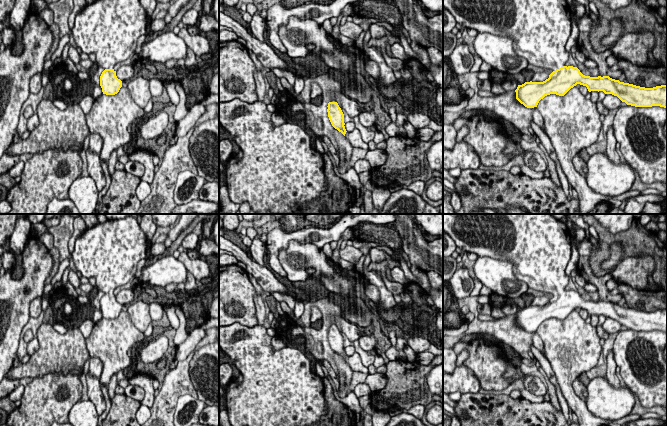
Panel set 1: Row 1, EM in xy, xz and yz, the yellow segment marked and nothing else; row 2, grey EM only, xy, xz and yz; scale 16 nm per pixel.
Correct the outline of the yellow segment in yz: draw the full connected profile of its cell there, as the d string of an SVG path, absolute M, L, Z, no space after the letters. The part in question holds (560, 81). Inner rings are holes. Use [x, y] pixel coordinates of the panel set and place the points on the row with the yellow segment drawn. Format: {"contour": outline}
{"contour": "M443 0L443 6L455 17L457 23L464 28L476 30L478 33L490 33L513 39L513 48L518 56L527 60L528 64L552 70L549 78L543 82L525 82L518 85L516 99L527 108L537 107L545 96L556 94L564 96L577 84L586 86L588 91L603 91L605 94L617 96L622 102L635 107L660 106L667 108L667 85L645 88L629 83L620 82L609 76L590 77L583 75L577 67L566 66L569 53L566 50L567 41L571 35L571 10L566 0Z"}

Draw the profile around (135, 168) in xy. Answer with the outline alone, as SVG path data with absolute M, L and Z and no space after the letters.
M128 160L128 162L124 165L124 170L134 176L141 178L145 172L145 167L137 161Z

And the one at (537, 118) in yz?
M535 108L535 110L532 113L532 121L535 124L537 124L542 129L543 132L545 132L544 126L543 126L543 117L537 108Z

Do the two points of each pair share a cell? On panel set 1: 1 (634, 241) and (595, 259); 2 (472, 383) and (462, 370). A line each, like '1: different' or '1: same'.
1: same
2: same

